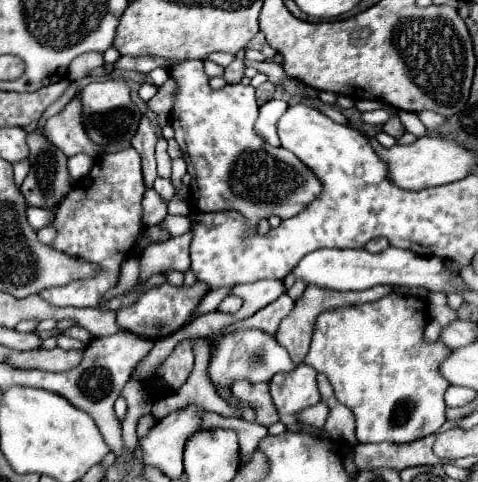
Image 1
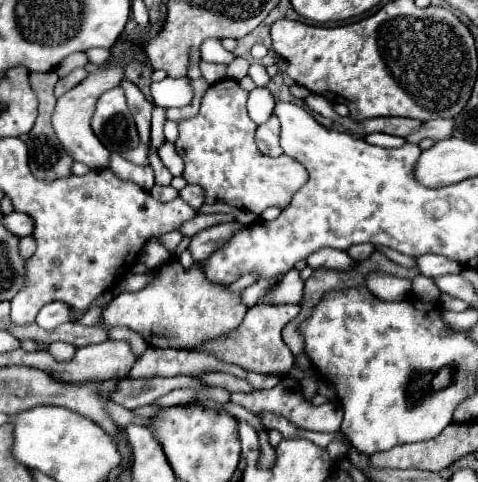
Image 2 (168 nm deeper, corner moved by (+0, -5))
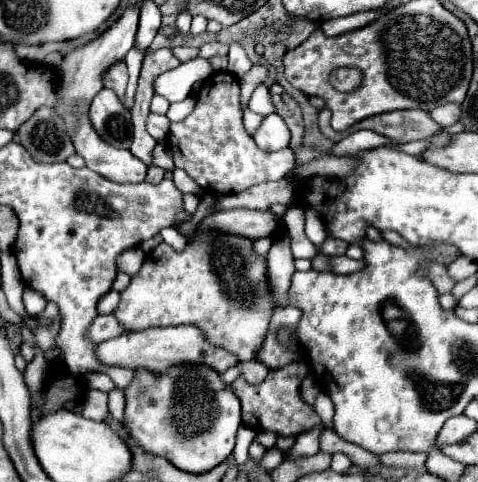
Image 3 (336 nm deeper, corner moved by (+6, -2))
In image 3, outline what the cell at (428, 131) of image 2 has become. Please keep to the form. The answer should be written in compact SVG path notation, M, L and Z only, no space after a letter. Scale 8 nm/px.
M445 104L445 106L437 106L435 110L431 110L431 118L439 124L439 126L453 126L461 116L461 106L459 104Z

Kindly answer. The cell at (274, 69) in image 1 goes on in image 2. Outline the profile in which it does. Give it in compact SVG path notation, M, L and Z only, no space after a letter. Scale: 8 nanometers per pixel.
M205 39L201 43L201 59L209 61L209 63L229 63L231 59L235 59L233 53L225 51L219 39Z

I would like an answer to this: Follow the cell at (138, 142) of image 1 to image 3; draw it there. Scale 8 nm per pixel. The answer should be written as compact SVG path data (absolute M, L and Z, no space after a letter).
M117 62L109 74L105 74L105 88L113 90L121 102L125 102L125 90L127 90L127 66L125 62Z

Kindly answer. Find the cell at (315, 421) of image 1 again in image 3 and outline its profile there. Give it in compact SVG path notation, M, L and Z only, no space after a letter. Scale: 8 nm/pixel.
M291 362L285 368L277 368L277 370L269 370L267 378L253 386L247 384L241 376L231 384L235 396L241 400L241 408L243 408L243 424L255 428L255 430L273 430L275 434L283 434L283 436L297 436L301 432L307 432L315 426L323 426L323 420L319 418L319 414L313 410L313 406L305 404L299 396L299 384L301 380L307 376L309 366L307 364L297 364Z

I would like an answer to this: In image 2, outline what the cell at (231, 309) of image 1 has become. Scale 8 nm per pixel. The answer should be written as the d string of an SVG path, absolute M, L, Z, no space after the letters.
M273 277L271 281L257 281L255 285L247 287L243 291L243 303L247 307L253 307L259 299L263 299L263 293L267 293L267 289L271 289L271 285L275 285L275 281L279 281L279 277Z

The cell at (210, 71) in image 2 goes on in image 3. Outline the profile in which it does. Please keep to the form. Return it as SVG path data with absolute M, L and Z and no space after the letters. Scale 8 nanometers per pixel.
M179 46L179 48L173 48L171 52L173 52L181 62L189 62L189 60L193 60L193 58L199 56L199 48L189 48L189 46Z

